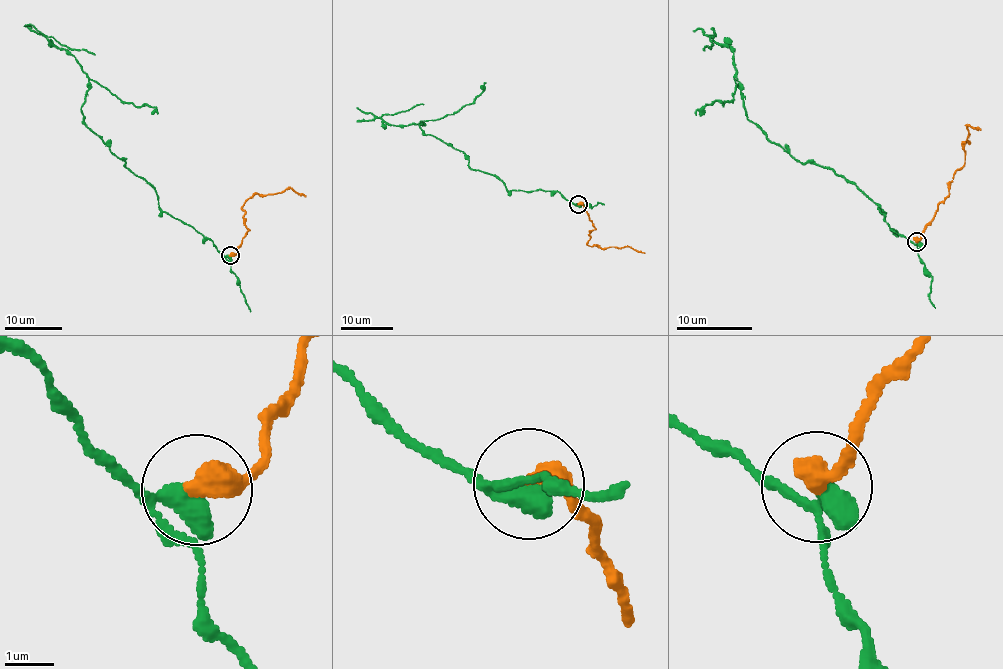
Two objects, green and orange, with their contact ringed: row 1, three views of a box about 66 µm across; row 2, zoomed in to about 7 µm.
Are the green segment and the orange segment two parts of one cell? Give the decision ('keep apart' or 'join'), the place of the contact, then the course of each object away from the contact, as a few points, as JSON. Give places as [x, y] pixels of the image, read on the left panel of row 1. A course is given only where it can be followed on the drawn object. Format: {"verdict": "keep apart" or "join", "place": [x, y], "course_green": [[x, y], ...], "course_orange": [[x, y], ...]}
{"verdict": "keep apart", "place": [230, 255], "course_green": [[230, 256], [160, 208], [149, 183], [89, 129], [81, 108], [88, 76], [48, 39], [95, 54]], "course_orange": [[230, 256], [237, 252], [248, 229], [243, 204], [255, 194], [283, 192], [293, 188], [305, 197]]}

